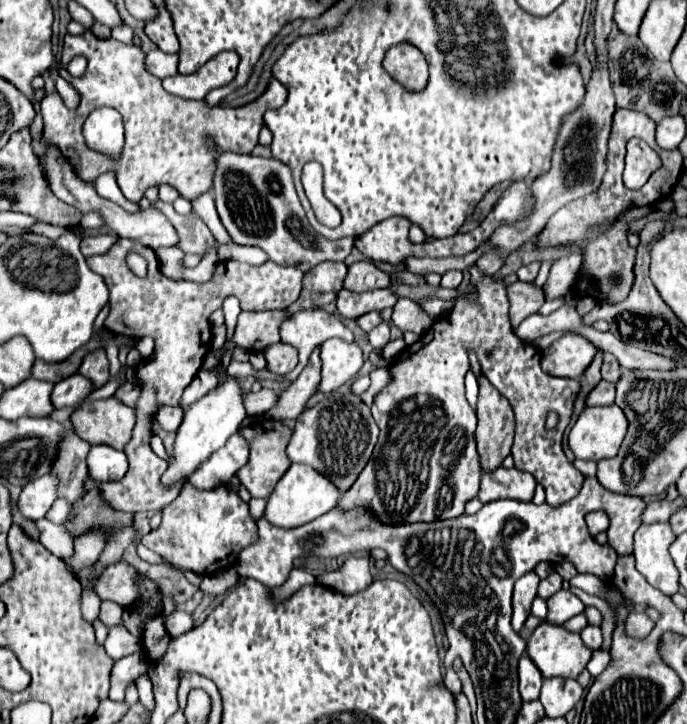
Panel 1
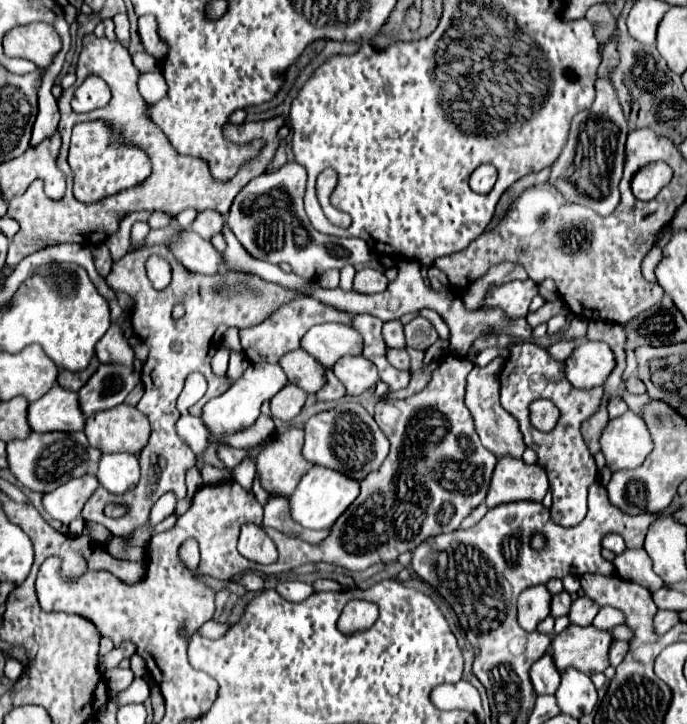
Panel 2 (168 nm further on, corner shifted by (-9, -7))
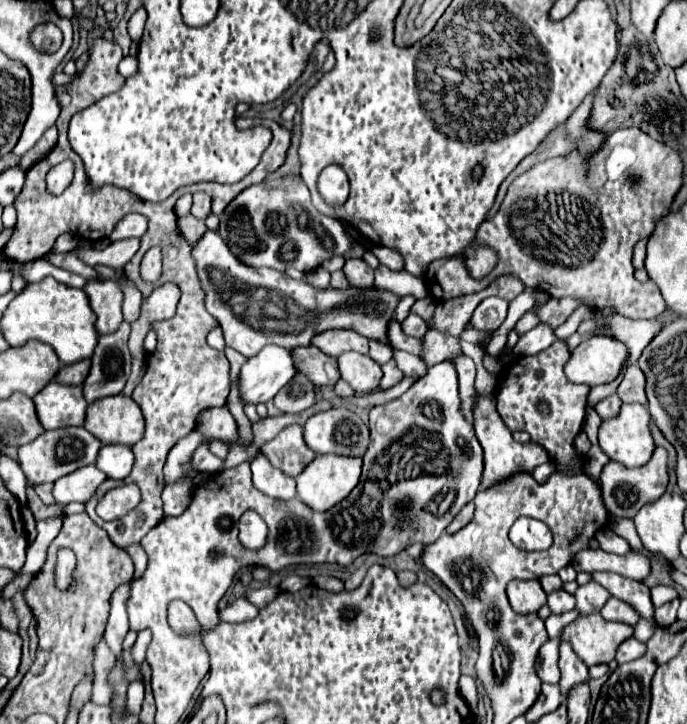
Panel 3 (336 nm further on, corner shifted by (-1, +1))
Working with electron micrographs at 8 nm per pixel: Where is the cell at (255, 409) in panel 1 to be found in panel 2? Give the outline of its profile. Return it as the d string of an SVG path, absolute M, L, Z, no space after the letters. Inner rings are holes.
M285 385L273 399L271 399L271 413L281 421L291 421L297 417L307 401L307 393L297 385Z

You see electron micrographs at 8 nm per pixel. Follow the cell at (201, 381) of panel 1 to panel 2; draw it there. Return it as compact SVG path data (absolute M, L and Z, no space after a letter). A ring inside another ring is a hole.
M231 353L231 361L229 361L227 375L231 375L233 381L235 381L235 379L239 379L239 377L243 375L243 371L247 369L247 365L249 365L249 361L247 361L245 355L241 355L241 353Z

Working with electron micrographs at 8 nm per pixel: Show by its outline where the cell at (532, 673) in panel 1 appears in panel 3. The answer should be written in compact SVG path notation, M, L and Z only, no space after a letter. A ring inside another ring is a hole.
M549 639L541 649L535 663L535 671L543 683L557 683L559 681L559 639Z

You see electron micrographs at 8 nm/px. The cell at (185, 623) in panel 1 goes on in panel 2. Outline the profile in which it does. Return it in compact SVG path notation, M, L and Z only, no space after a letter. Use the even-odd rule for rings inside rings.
M210 620L205 625L201 625L199 633L203 637L209 637L209 639L219 639L219 637L223 637L229 631L229 627L231 627L229 623L217 623L217 621Z

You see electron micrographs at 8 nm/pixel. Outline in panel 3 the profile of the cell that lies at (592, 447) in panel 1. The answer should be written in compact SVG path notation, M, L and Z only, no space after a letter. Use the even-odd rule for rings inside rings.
M629 403L629 405L621 405L619 415L605 419L599 427L599 447L607 453L607 457L611 461L623 463L625 467L639 467L643 463L647 463L647 459L651 457L655 443L649 431L649 411L645 405L641 403Z

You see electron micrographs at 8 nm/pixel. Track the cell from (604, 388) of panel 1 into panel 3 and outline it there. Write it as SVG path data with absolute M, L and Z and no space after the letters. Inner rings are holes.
M611 395L611 397L605 397L603 401L599 401L595 405L595 411L599 413L601 419L609 419L611 415L619 413L619 407L621 407L621 399L617 395Z

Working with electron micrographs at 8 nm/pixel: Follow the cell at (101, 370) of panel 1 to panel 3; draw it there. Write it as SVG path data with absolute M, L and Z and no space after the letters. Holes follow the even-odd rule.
M103 279L103 281L89 281L85 287L85 293L89 295L91 307L97 315L95 329L99 335L109 335L119 329L123 315L121 315L121 305L123 305L123 293L117 287L115 281Z

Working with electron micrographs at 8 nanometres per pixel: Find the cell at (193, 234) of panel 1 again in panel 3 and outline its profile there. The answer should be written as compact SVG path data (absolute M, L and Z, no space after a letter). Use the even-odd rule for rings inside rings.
M193 193L193 207L191 215L197 219L205 219L211 213L211 197L207 193Z

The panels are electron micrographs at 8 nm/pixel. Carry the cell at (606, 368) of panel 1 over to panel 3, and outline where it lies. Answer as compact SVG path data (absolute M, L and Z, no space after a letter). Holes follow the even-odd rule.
M633 365L625 371L625 379L619 385L617 395L621 397L623 403L631 403L631 401L645 403L645 379L643 379L643 371L639 367Z

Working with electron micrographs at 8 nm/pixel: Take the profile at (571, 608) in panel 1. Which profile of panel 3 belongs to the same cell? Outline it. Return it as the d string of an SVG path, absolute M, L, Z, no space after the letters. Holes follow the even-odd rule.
M597 583L581 585L575 591L575 611L579 611L579 615L597 613L609 597L611 595L607 595L607 591L603 591L603 587L599 587Z

